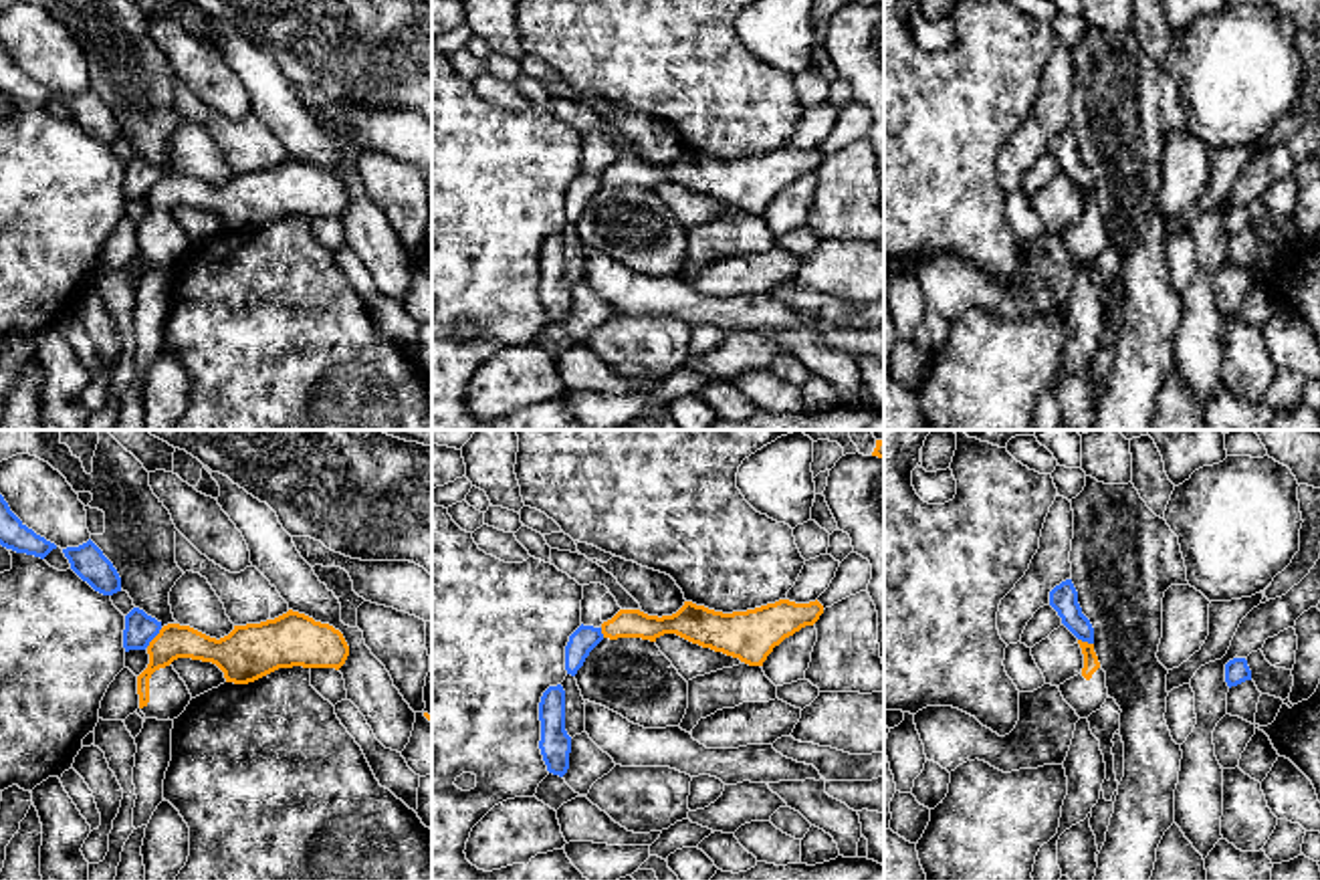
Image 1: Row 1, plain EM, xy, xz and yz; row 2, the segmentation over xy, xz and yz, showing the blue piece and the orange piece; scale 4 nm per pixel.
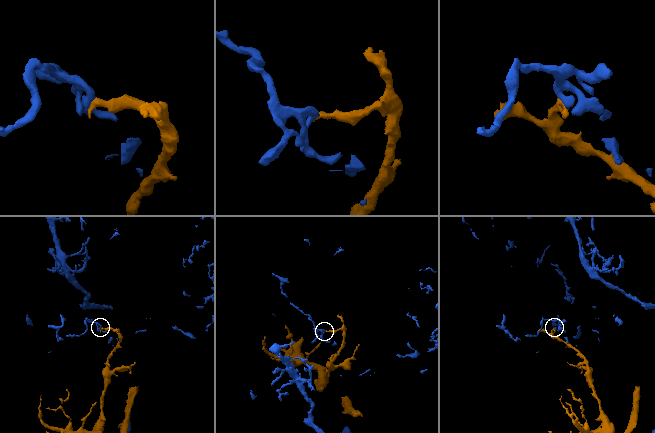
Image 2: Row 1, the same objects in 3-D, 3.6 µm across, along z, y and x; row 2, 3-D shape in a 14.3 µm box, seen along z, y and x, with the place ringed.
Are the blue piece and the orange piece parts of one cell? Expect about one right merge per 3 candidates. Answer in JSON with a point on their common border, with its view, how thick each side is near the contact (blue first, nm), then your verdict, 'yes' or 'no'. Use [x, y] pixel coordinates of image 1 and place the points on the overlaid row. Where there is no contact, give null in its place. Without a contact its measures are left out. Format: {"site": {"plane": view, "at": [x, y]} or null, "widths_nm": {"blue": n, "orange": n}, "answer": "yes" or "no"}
{"site": {"plane": "xy", "at": [154, 636]}, "widths_nm": {"blue": 130, "orange": 140}, "answer": "no"}

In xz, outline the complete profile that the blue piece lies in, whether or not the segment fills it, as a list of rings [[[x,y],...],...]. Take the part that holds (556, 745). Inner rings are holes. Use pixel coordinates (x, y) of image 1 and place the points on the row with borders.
[[[549,686],[539,702],[541,741],[539,749],[547,771],[563,777],[569,769],[571,737],[565,731],[565,690]]]

